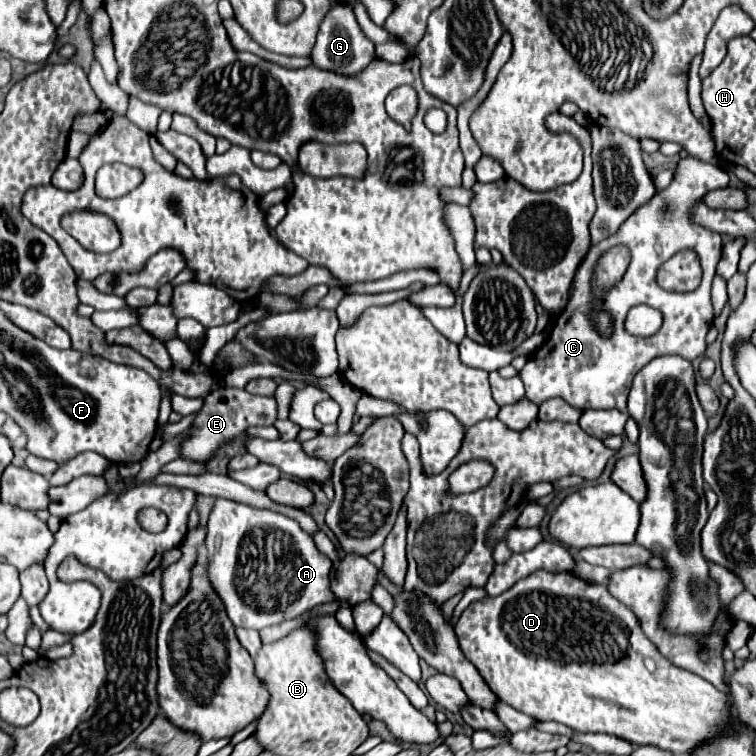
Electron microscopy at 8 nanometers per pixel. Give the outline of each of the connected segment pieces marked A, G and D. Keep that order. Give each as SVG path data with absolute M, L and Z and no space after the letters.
M216 499L206 531L210 585L214 585L214 591L218 597L222 597L226 613L236 627L250 627L260 631L262 627L298 619L318 605L336 601L334 593L330 591L332 561L316 547L314 539L296 525L296 521L236 501Z
M332 1L330 13L326 13L326 17L322 19L322 25L318 27L312 63L320 69L336 71L336 73L342 73L342 75L352 75L356 71L362 71L374 57L376 57L374 43L364 35L362 27L358 25L352 5L350 3L338 5L338 1Z
M536 571L530 577L518 581L512 589L504 591L502 595L486 597L482 601L472 603L460 615L458 623L454 625L454 631L458 635L458 641L460 641L460 647L462 647L464 655L474 663L474 667L480 671L480 675L484 677L488 687L496 693L496 697L502 699L504 703L512 705L514 709L534 717L536 721L558 721L562 725L568 725L574 731L582 731L582 733L608 733L608 735L616 735L620 739L626 739L634 745L656 745L660 749L672 751L674 755L686 753L688 749L698 745L698 741L704 741L706 737L712 737L714 729L720 731L720 729L726 729L730 725L732 705L730 705L730 701L724 693L718 693L718 689L714 685L710 685L708 681L704 681L702 677L696 677L694 673L690 673L686 669L680 669L680 667L672 665L666 657L662 657L660 651L656 649L656 645L644 637L636 615L626 605L622 605L618 599L614 599L608 593L606 585L588 583L584 579L578 579L572 573Z

